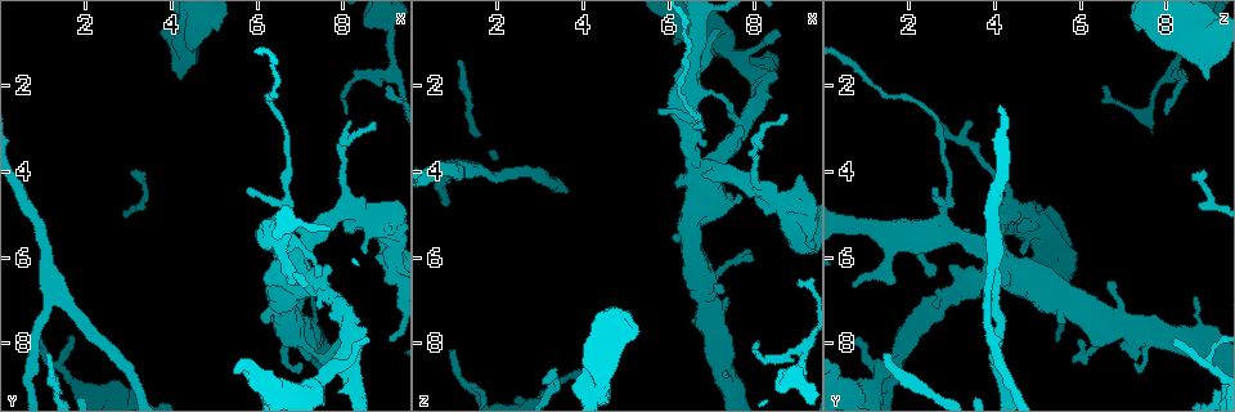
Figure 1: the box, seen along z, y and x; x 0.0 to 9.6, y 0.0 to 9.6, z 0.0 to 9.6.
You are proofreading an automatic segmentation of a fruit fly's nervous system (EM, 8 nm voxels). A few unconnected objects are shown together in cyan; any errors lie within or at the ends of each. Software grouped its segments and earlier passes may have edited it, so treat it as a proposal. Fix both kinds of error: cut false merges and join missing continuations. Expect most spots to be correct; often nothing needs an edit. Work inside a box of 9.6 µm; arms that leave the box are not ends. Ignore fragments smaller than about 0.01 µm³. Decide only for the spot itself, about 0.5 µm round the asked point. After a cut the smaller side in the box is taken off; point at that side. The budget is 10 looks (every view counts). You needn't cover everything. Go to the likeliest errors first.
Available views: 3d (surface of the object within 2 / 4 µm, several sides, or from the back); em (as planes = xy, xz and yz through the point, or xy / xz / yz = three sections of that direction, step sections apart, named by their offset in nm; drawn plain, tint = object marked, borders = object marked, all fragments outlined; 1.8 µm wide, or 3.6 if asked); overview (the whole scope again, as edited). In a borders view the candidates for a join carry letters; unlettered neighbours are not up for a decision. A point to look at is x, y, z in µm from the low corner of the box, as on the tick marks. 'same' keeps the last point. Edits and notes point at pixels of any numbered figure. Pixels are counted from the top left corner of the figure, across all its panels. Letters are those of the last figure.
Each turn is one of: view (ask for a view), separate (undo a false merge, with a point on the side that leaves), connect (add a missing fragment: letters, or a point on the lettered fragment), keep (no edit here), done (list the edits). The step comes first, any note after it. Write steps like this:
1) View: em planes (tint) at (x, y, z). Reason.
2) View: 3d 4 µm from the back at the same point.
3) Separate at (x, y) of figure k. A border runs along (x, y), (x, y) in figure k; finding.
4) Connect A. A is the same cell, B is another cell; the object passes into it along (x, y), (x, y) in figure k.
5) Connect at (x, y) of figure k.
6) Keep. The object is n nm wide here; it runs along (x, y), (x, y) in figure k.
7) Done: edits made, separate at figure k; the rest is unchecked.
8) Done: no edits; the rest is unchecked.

View: 3d 2 µm at (8.10, 4.90, 4.40). Thick turns thin.

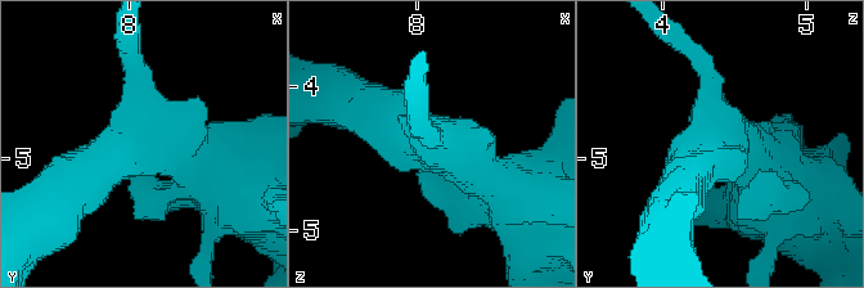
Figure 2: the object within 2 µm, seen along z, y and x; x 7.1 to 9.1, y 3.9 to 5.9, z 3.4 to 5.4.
View: em 3.6 µm xz step 4 (tint) at (8.12, 4.88, 4.40).

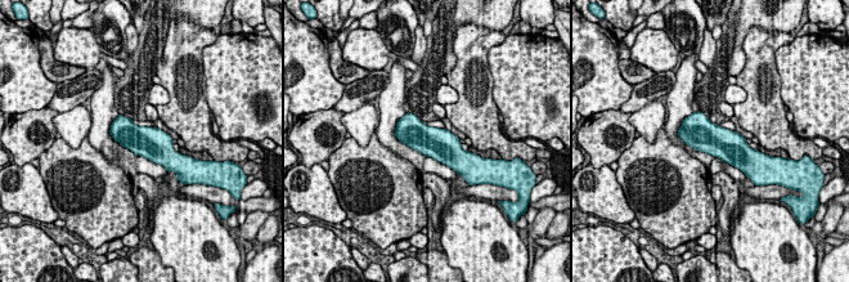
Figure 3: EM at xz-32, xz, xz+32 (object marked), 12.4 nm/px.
View: em 3.6 µm xz step 4 (borders) at the same point.

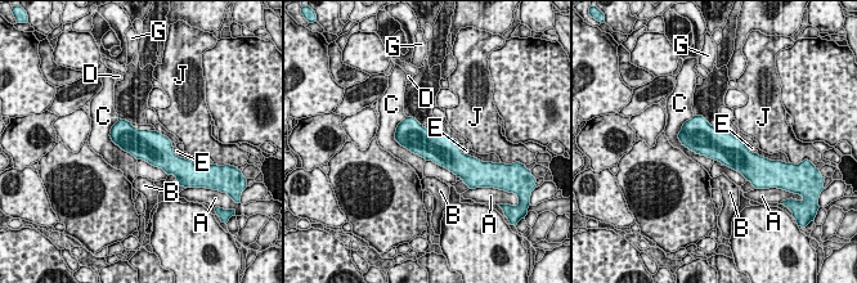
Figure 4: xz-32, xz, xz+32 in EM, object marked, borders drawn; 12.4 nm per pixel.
Keep. A, B, C, D, E, G and J are other cells; a border runs along (692, 116), (678, 139), (714, 160) in figure 4; continuous, no second neuron.

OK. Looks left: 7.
View: em xy step 4 (borders) at (7.25, 9.05, 1.05). Thick turns thin.

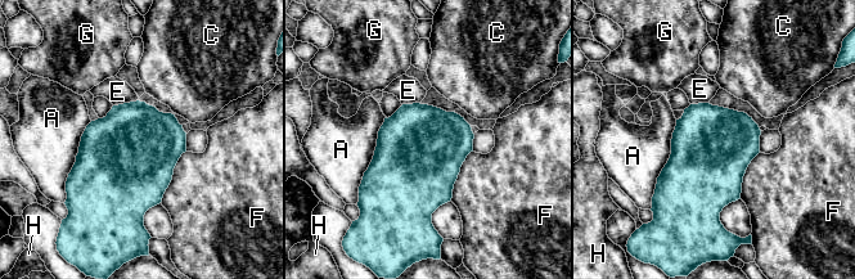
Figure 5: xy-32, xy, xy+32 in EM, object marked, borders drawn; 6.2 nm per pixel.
Keep. A, C, E, F, G and H are other cells; a border runs along (676, 120), (671, 153), (651, 197) in figure 5; one neuron here.

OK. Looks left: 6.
View: 3d 4 µm at (4.50, 0.55, 8.05). Sudden change in width.

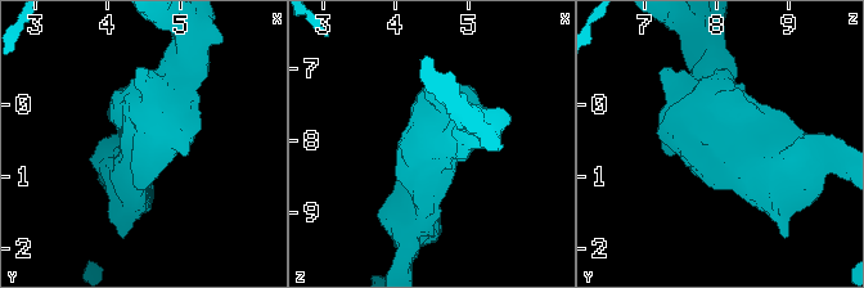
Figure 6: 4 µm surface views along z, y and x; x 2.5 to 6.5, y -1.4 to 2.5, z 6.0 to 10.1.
View: em 3.6 µm yz step 8 (tint) at the same point. Need the tissue.

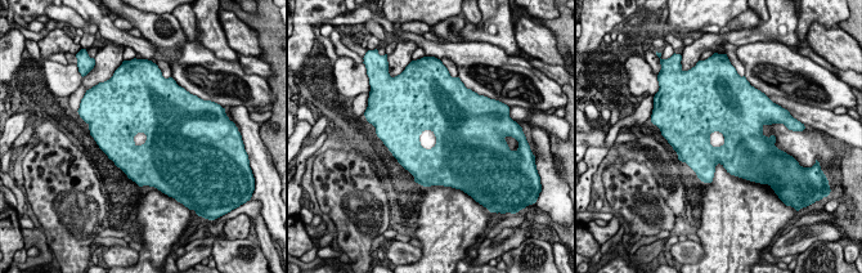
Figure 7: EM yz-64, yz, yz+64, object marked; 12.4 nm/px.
View: em 3.6 µm planes (borders) at the same point.

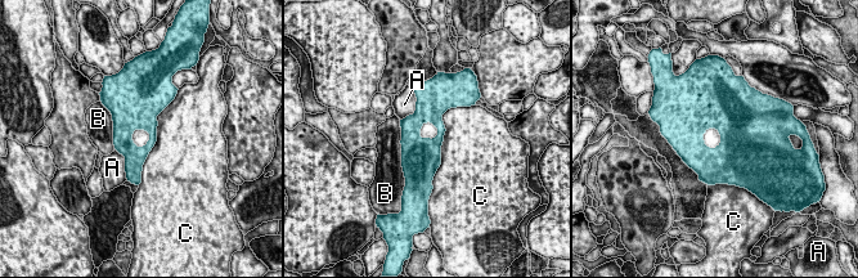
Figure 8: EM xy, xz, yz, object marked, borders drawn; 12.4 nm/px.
Keep. The object is 200 nm wide here; A, B and C are other cells; a border runs along (462, 106), (443, 115), (432, 178) in figure 8; all the same neuron.

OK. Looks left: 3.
View: em xz step 4 (tint) at (1.10, 6.20, 4.00). Three arms meet.

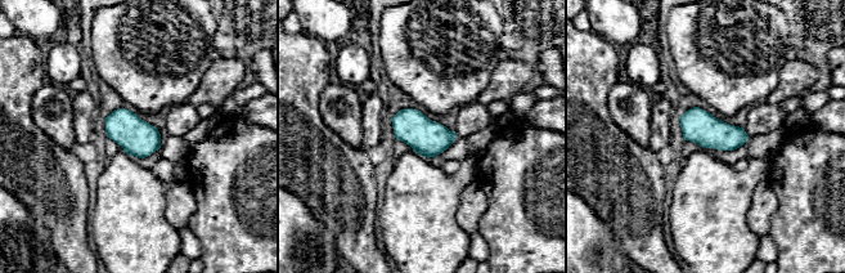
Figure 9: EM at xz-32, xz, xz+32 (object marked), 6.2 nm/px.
View: em planes (borders) at the same point. Another direction.

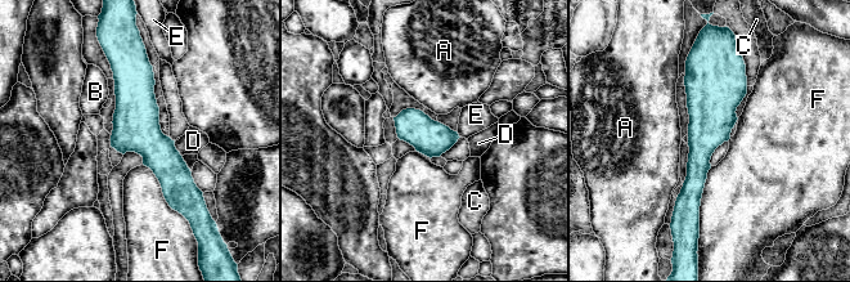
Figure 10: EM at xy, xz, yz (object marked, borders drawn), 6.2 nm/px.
Keep. The object is 220 nm wide here; A, B, C, D, E and F are other cells; a border runs along (711, 166), (701, 198), (698, 227) in figure 10; one neuron here.

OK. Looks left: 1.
Done: no edits; the rest is unchecked.

